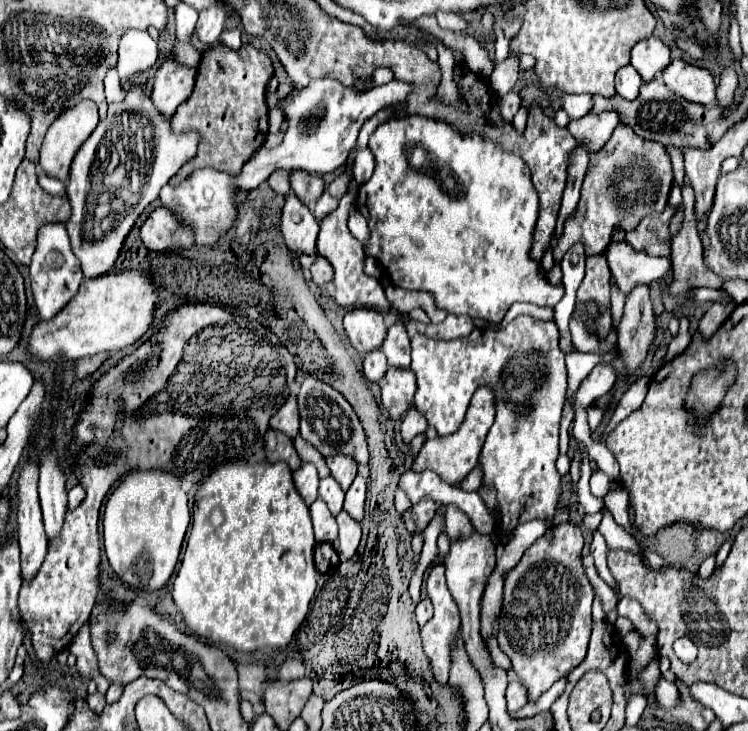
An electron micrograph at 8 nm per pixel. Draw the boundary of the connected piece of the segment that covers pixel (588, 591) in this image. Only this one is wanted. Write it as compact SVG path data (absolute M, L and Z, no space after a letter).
M566 522L556 528L550 540L546 536L536 540L506 578L504 604L498 618L498 642L504 654L510 656L514 674L528 688L530 702L586 658L594 590L582 568L582 546L580 528Z

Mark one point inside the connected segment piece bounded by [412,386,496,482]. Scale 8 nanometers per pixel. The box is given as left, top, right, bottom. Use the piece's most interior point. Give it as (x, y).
(452, 457)

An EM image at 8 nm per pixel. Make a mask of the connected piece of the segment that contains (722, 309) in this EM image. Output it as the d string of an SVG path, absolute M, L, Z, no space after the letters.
M712 304L710 310L704 314L704 318L700 320L700 326L698 326L702 340L708 340L720 328L720 324L726 320L726 316L730 316L730 312L732 312L732 306Z

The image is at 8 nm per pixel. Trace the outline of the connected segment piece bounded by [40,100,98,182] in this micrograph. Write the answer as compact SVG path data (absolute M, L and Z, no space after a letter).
M84 100L82 104L76 104L74 108L68 108L66 112L62 112L62 116L58 116L58 120L54 120L54 124L46 132L46 138L44 138L44 144L40 150L40 168L48 176L66 182L74 154L84 144L84 140L94 132L96 124L98 124L98 108L90 100Z

